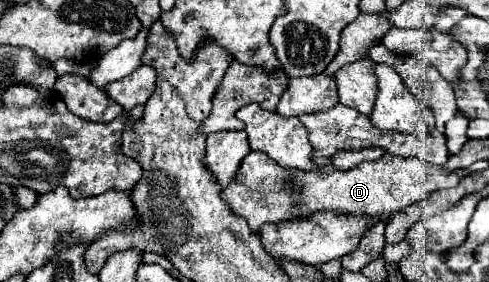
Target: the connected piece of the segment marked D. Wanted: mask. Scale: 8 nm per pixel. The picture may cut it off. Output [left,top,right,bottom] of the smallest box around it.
[223,151,469,233]

